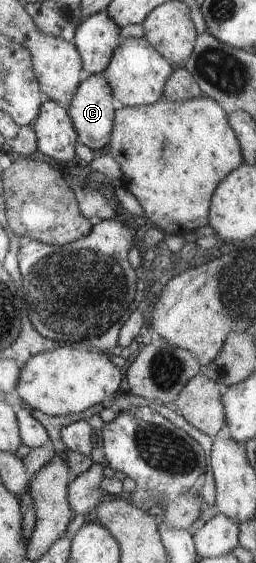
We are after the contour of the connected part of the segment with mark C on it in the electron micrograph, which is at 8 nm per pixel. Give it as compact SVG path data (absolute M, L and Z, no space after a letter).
M91 74L88 79L79 83L75 91L69 110L73 128L78 136L78 143L85 145L88 149L98 150L108 147L111 140L114 116L113 95L111 87L101 74Z

